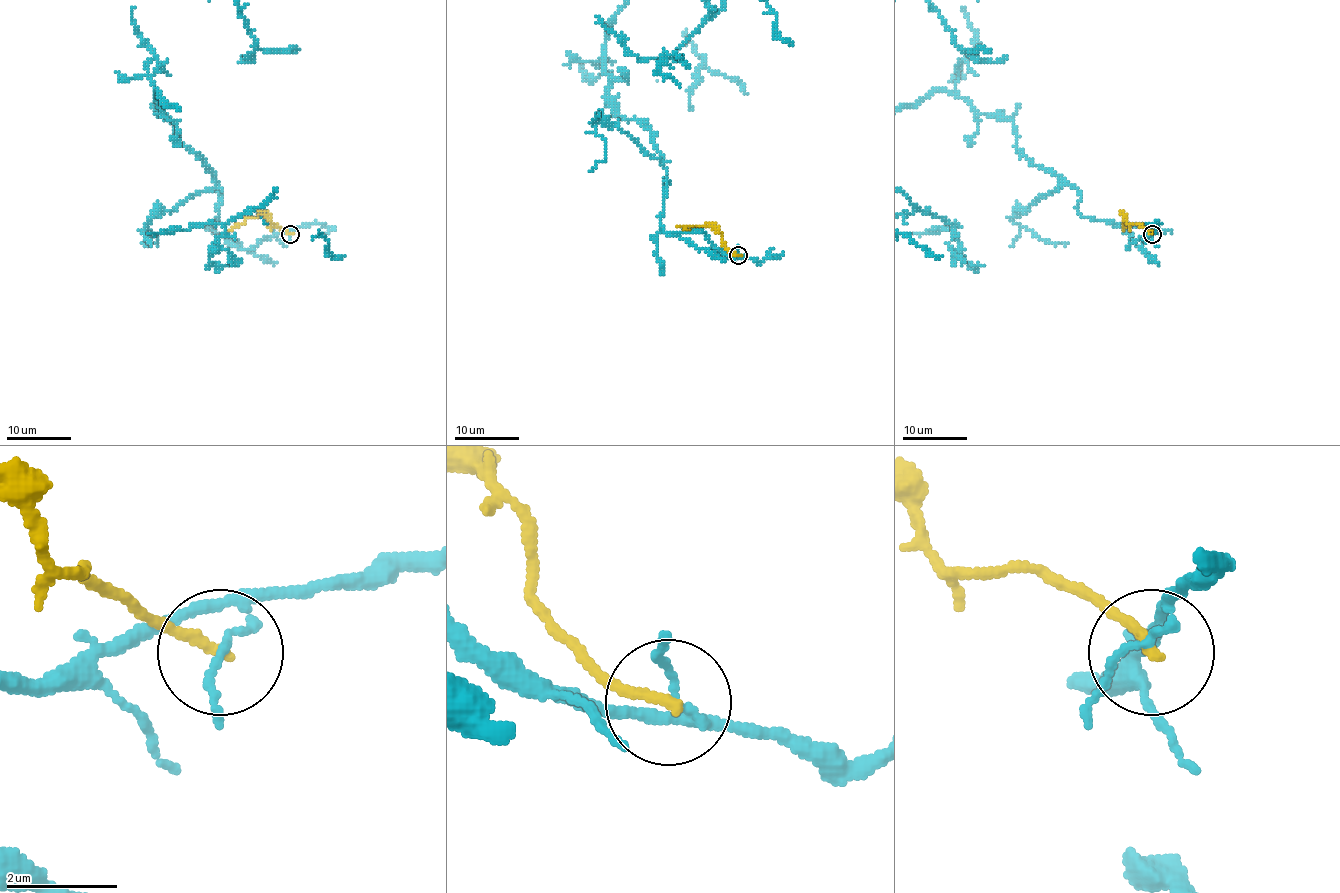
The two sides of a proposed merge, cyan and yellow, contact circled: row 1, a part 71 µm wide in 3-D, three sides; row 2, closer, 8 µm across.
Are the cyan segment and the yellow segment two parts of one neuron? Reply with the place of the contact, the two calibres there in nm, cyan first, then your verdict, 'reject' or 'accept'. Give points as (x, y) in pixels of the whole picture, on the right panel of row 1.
(1152, 234) | 130/190 nm | reject

